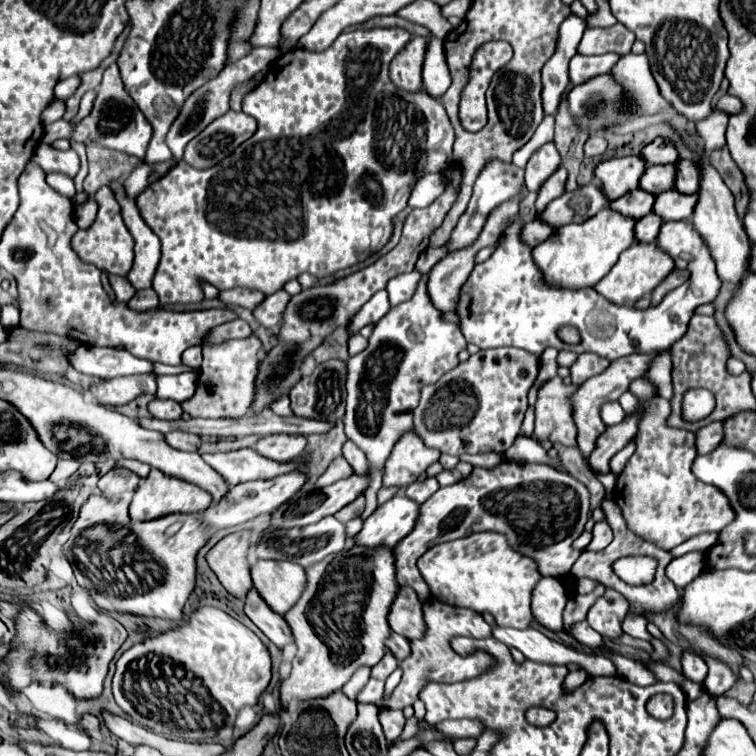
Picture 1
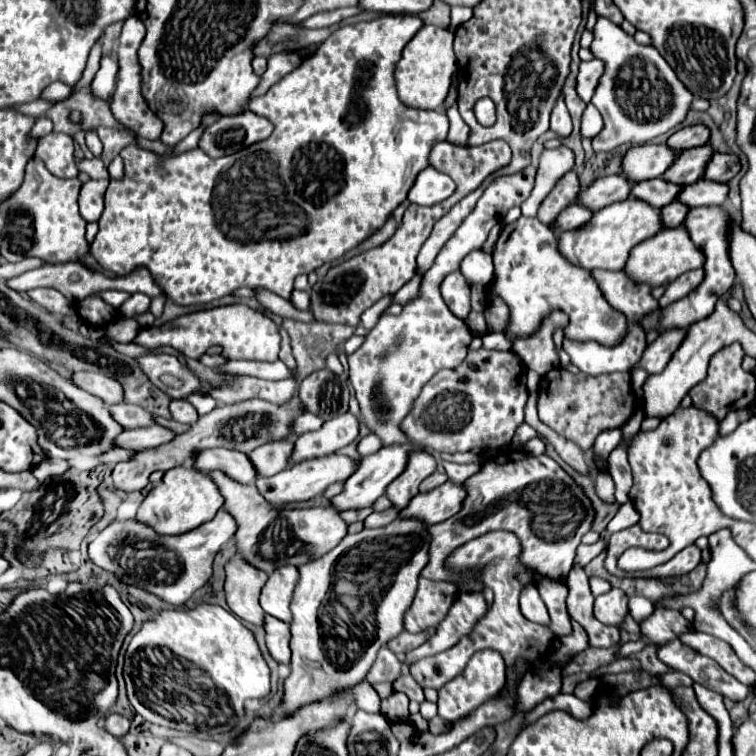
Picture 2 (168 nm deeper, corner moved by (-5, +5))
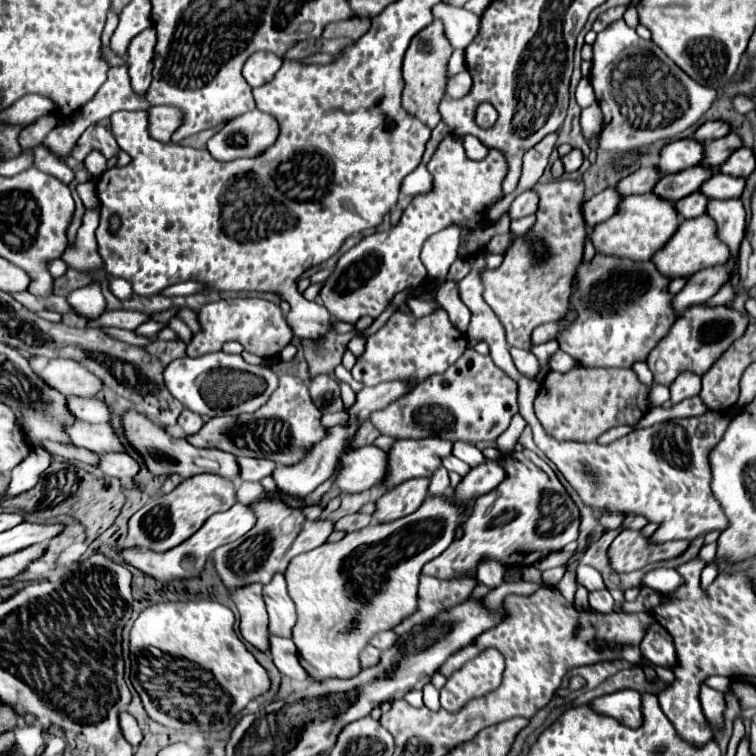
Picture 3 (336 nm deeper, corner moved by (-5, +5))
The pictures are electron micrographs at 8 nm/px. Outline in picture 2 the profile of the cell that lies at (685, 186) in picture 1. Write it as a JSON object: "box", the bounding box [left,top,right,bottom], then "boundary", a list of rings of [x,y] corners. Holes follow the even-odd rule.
{"box":[704,153,740,183],"boundary":[[[714,153],[704,177],[718,183],[728,183],[740,171],[740,159],[734,153]]]}

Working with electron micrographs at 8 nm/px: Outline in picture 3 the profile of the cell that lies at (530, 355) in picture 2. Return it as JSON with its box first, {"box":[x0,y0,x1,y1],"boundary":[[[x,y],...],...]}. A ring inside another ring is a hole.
{"box":[482,179,586,351],"boundary":[[[554,179],[548,183],[534,185],[534,191],[540,197],[536,211],[536,223],[530,229],[530,235],[540,237],[550,247],[550,257],[542,265],[534,265],[526,243],[514,243],[498,269],[486,269],[482,275],[484,281],[484,301],[492,307],[496,317],[506,329],[506,341],[510,347],[520,347],[530,351],[532,331],[548,321],[558,321],[568,311],[570,285],[576,275],[576,269],[582,261],[584,241],[586,241],[586,223],[580,213],[584,201],[584,183],[578,179]]]}

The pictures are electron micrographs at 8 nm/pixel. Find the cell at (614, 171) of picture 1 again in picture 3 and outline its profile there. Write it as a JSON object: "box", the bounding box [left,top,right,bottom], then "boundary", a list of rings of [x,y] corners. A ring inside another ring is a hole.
{"box":[658,139,702,175],"boundary":[[[694,139],[672,141],[662,147],[662,155],[658,155],[658,171],[664,175],[684,171],[686,167],[694,167],[702,161],[702,143]]]}

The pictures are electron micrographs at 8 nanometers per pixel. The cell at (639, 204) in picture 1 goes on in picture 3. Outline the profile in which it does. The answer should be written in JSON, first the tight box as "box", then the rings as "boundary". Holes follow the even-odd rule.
{"box":[654,167,718,203],"boundary":[[[690,167],[690,169],[684,169],[680,173],[672,173],[672,175],[664,175],[656,185],[654,185],[654,195],[670,201],[670,203],[676,203],[678,199],[694,193],[700,189],[700,185],[716,175],[718,169],[704,169],[704,167]]]}

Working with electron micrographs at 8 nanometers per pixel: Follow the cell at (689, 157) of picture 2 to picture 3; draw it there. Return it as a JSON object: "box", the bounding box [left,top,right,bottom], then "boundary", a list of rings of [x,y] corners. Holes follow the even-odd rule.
{"box":[702,133,740,167],"boundary":[[[730,133],[718,141],[710,141],[706,143],[706,159],[702,159],[702,167],[720,167],[720,163],[726,161],[726,157],[730,157],[732,151],[736,151],[740,147],[740,139],[738,135]]]}

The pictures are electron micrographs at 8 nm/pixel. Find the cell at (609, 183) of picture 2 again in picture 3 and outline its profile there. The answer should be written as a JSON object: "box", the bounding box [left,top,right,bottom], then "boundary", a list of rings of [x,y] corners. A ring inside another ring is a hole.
{"box":[616,167,662,197],"boundary":[[[640,167],[634,173],[630,173],[628,177],[620,179],[616,183],[616,191],[618,195],[626,197],[626,195],[636,195],[636,193],[648,193],[654,183],[662,177],[660,171],[656,171],[656,167]]]}

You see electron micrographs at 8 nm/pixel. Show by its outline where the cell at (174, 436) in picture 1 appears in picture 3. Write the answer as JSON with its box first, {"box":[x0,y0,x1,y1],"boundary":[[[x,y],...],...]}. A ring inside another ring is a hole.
{"box":[66,423,124,455],"boundary":[[[76,423],[76,425],[68,427],[66,431],[78,447],[86,447],[86,449],[96,451],[100,455],[110,453],[110,451],[124,451],[120,435],[108,423],[104,423],[104,425]]]}

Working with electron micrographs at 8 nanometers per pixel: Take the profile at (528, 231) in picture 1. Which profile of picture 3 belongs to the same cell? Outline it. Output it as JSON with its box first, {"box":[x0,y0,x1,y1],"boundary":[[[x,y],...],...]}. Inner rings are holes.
{"box":[582,189,620,227],"boundary":[[[604,189],[602,193],[594,195],[592,199],[582,203],[582,215],[586,219],[586,227],[594,227],[602,221],[606,221],[608,217],[612,217],[616,213],[616,207],[620,203],[620,195],[614,189]]]}

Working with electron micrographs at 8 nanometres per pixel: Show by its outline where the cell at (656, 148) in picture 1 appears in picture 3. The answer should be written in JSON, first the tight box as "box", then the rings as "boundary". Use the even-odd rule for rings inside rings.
{"box":[694,121,730,143],"boundary":[[[706,121],[706,123],[702,123],[702,125],[696,129],[694,139],[706,143],[706,141],[720,139],[720,137],[724,137],[724,135],[728,135],[728,133],[730,133],[728,123],[724,123],[724,121]]]}

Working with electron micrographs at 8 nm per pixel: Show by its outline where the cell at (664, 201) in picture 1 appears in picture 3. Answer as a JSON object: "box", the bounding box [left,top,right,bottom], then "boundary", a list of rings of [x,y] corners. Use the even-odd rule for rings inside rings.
{"box":[700,175,744,199],"boundary":[[[714,175],[710,177],[702,187],[700,187],[700,193],[706,195],[708,199],[734,199],[734,197],[740,197],[742,195],[742,189],[744,189],[744,179],[736,179],[736,177],[730,177],[730,175]]]}

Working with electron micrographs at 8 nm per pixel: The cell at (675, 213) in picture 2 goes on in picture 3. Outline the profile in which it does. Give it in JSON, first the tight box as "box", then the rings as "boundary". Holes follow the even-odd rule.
{"box":[676,193,708,219],"boundary":[[[694,193],[694,195],[688,195],[686,199],[680,199],[680,201],[676,203],[676,211],[678,211],[684,219],[700,217],[700,215],[706,211],[706,203],[708,203],[708,197],[704,197],[702,193]]]}

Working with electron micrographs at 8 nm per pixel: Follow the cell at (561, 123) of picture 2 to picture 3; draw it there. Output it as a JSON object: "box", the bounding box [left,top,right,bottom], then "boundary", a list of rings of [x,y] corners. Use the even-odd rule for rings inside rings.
{"box":[510,131,558,199],"boundary":[[[558,131],[546,135],[546,139],[542,139],[538,145],[534,145],[532,149],[526,151],[522,177],[520,177],[520,183],[518,183],[518,187],[516,187],[516,191],[512,193],[510,199],[514,199],[518,193],[528,191],[528,189],[532,189],[536,185],[536,181],[540,179],[540,175],[544,173],[544,169],[548,165],[548,157],[550,157],[550,151],[556,145],[556,139],[558,139]]]}

